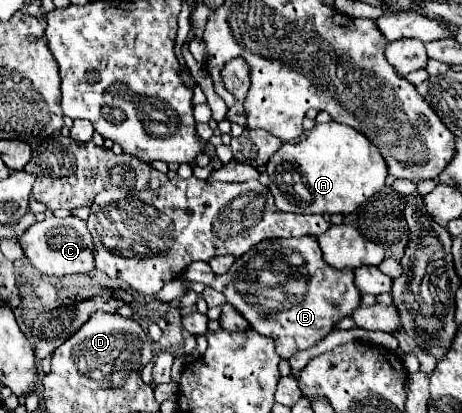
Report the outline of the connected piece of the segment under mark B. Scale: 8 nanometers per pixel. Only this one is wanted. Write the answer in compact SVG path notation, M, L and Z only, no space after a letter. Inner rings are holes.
M304 236L298 238L298 248L296 248L302 256L304 256L304 264L308 270L308 286L306 292L302 296L298 294L290 294L288 288L246 288L244 280L236 280L236 274L214 274L212 268L206 262L196 262L186 270L186 278L194 280L194 282L202 282L204 286L210 286L218 292L222 292L228 300L228 304L232 304L248 322L250 326L264 334L264 336L272 336L276 340L276 348L280 352L280 356L290 358L294 352L298 350L306 350L310 346L314 346L316 342L320 342L324 336L330 334L332 326L344 318L350 316L352 310L360 304L360 292L356 292L354 280L352 280L352 270L336 270L330 264L326 264L322 260L322 252L316 244L316 240L312 236ZM338 282L340 282L340 310L334 304L334 292L338 292Z

